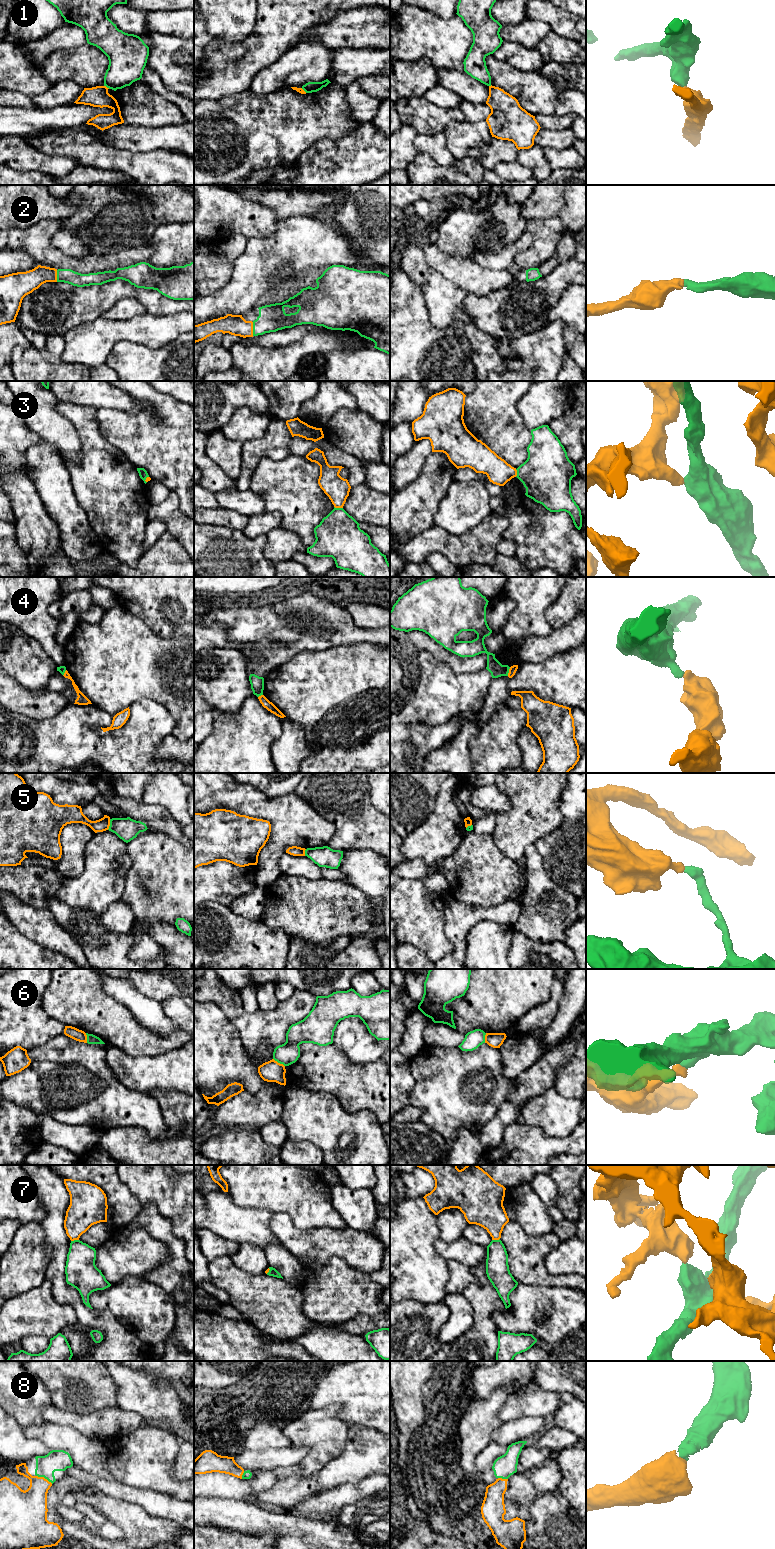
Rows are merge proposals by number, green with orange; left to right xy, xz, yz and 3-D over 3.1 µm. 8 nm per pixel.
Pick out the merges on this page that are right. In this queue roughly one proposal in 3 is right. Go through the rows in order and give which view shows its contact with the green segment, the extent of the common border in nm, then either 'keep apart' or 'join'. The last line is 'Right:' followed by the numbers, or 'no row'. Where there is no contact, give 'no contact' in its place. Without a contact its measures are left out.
1: contact in xy; length 50 nm; keep apart
2: contact in xz; length 110 nm; join
3: contact in xz; length 70 nm; keep apart
4: contact in yz; length 80 nm; keep apart
5: contact in xy; length 90 nm; keep apart
6: contact in xz; length 120 nm; keep apart
7: contact in xy; length 70 nm; keep apart
8: contact in xy; length 150 nm; join
Right: 2, 8

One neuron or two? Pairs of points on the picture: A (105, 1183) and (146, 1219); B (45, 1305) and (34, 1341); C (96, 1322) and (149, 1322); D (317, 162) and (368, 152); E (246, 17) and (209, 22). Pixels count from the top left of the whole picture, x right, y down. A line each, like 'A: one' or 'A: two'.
A: two
B: two
C: two
D: one
E: one

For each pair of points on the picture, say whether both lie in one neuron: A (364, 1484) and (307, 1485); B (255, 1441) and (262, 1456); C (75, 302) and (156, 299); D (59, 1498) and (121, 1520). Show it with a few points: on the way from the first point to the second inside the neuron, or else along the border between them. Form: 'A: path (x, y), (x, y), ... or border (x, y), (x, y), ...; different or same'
A: border (316, 1492), (304, 1496), (295, 1503); different
B: border (282, 1447), (245, 1449); different
C: path (95, 299), (101, 298), (110, 292), (136, 293); same
D: path (74, 1508), (80, 1514), (106, 1516); same

